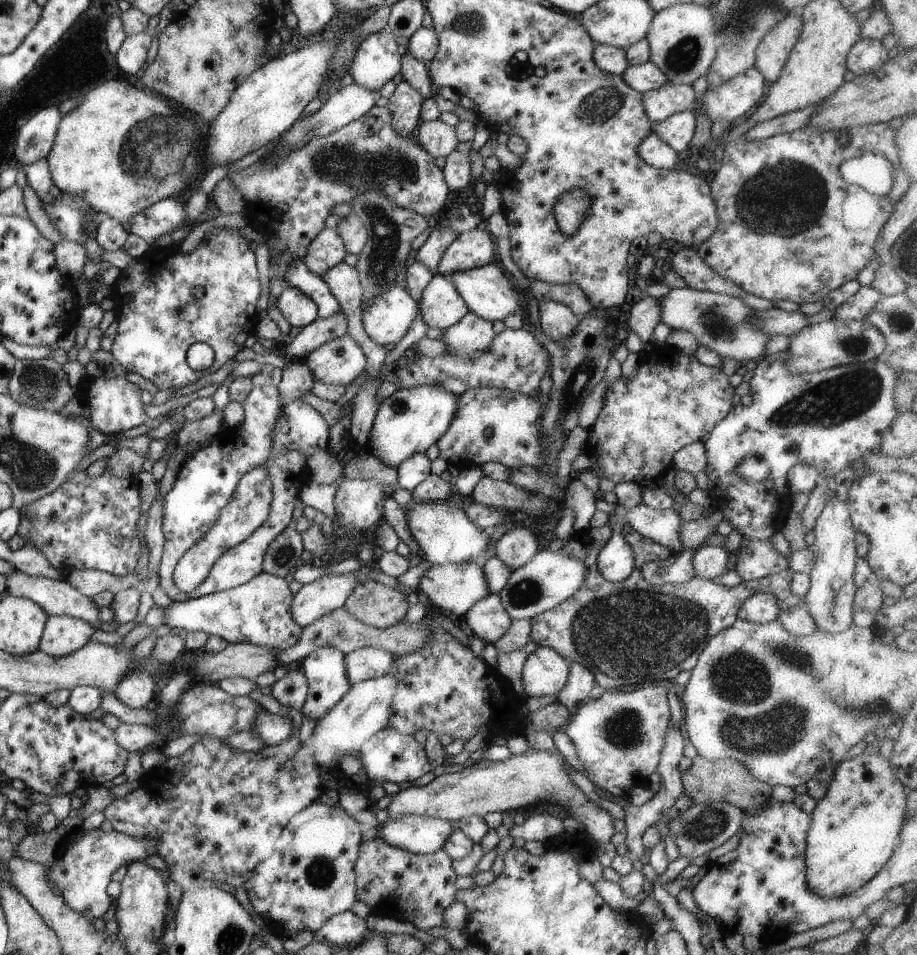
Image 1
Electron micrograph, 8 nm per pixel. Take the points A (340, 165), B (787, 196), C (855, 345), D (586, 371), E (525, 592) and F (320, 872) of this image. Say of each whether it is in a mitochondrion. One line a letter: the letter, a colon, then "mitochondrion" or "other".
A: mitochondrion
B: mitochondrion
C: mitochondrion
D: mitochondrion
E: mitochondrion
F: mitochondrion

